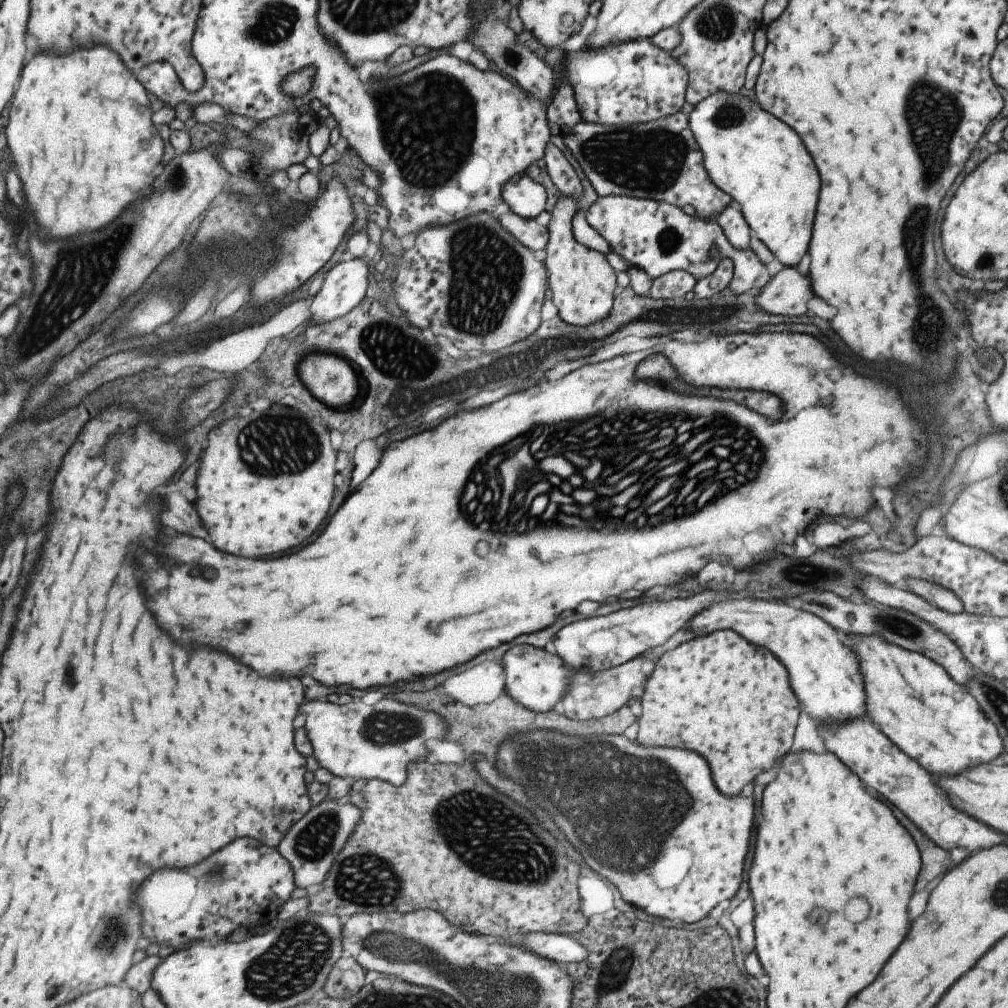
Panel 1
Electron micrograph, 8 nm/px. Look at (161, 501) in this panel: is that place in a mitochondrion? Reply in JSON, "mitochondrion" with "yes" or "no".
{"mitochondrion":"no"}

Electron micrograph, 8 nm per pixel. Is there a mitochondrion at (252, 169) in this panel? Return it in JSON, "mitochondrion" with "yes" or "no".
{"mitochondrion":"no"}

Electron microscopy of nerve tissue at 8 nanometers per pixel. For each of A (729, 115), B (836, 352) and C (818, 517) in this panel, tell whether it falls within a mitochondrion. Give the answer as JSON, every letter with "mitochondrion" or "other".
{"A":"mitochondrion","B":"other","C":"other"}

